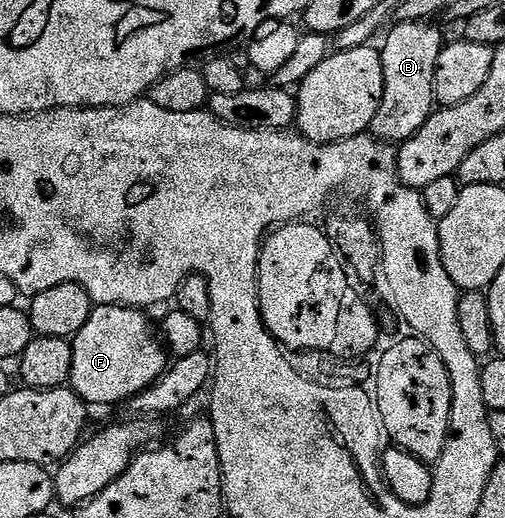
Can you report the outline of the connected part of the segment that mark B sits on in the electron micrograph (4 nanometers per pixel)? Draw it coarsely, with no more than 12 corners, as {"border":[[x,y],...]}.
{"border":[[397,22],[380,51],[372,137],[406,142],[435,113],[443,39]]}

